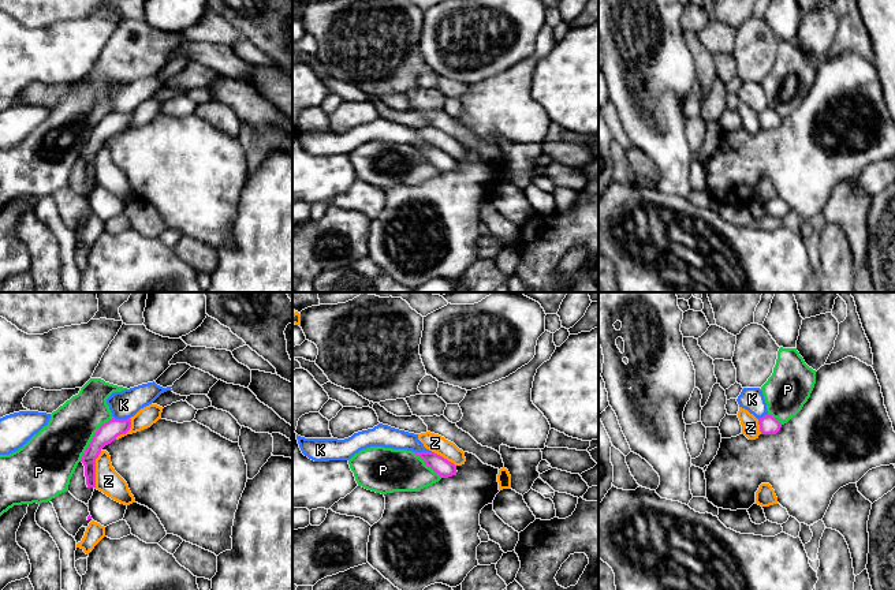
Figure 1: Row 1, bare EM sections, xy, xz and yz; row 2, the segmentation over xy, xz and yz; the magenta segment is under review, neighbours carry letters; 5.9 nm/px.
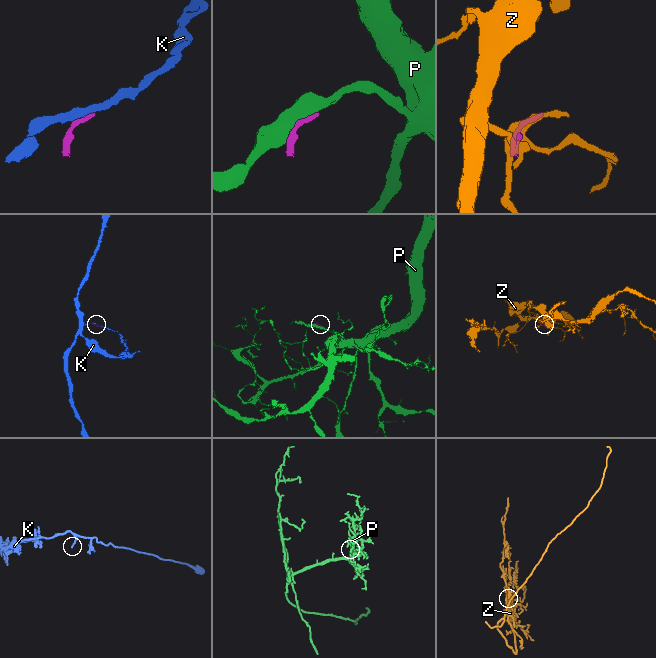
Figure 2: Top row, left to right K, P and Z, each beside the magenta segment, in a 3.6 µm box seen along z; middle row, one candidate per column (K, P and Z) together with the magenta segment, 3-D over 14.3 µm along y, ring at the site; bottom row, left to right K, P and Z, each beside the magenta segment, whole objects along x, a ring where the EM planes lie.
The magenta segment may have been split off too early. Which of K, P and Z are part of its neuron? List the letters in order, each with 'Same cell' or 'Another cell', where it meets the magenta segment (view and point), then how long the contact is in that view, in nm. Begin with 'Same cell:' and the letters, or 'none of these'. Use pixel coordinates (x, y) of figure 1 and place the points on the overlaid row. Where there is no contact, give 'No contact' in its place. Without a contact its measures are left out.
Same cell: none of these
K: Another cell. Touches magenta at xy (122, 419). Shared border 100 nm
P: Another cell. Touches magenta at xy (93, 437). Shared border 320 nm
Z: Another cell. Touches magenta at xy (94, 470). Shared border 220 nm

